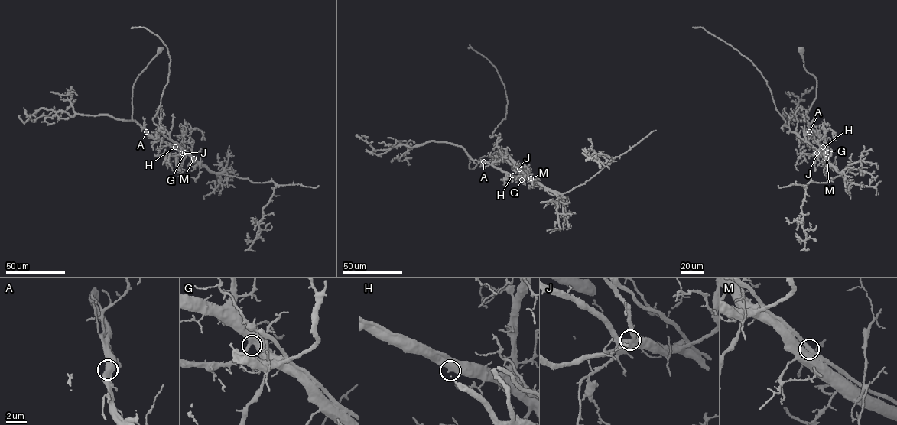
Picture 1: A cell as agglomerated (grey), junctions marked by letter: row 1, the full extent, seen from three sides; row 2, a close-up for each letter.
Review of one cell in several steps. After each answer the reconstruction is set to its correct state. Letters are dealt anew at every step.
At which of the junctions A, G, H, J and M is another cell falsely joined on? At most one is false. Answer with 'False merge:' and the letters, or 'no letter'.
False merge: M

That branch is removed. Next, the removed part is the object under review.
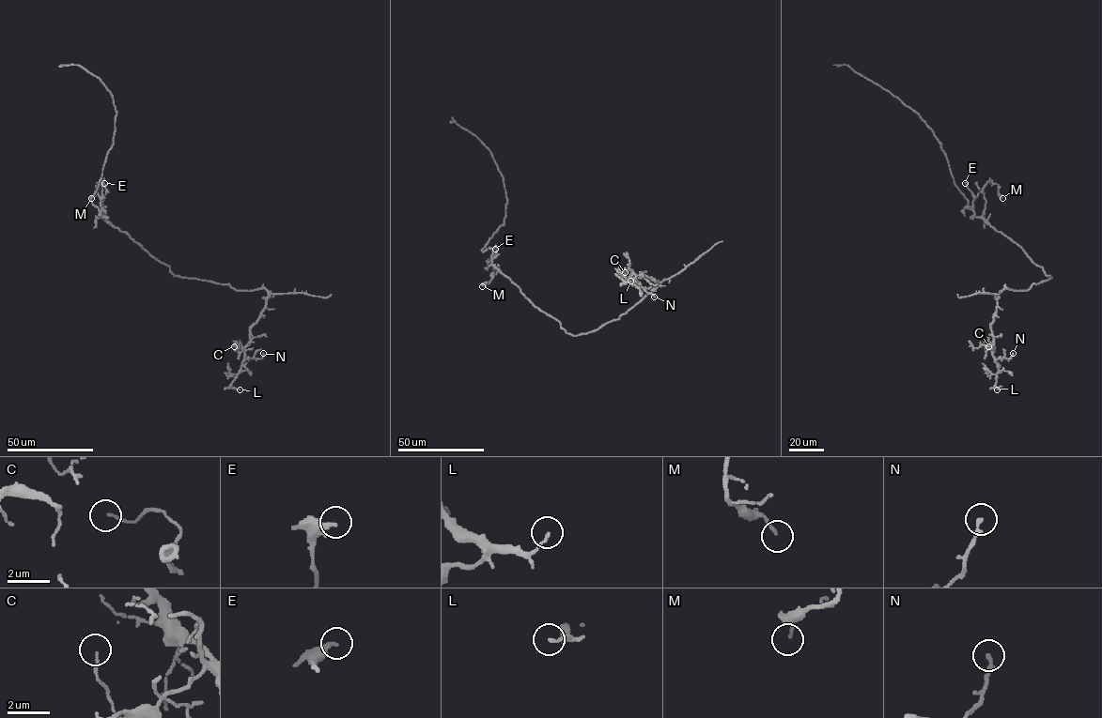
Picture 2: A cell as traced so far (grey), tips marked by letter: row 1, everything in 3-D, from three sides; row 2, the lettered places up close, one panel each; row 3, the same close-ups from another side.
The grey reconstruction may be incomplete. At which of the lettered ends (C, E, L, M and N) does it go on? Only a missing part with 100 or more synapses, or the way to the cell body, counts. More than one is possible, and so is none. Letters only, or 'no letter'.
no letter

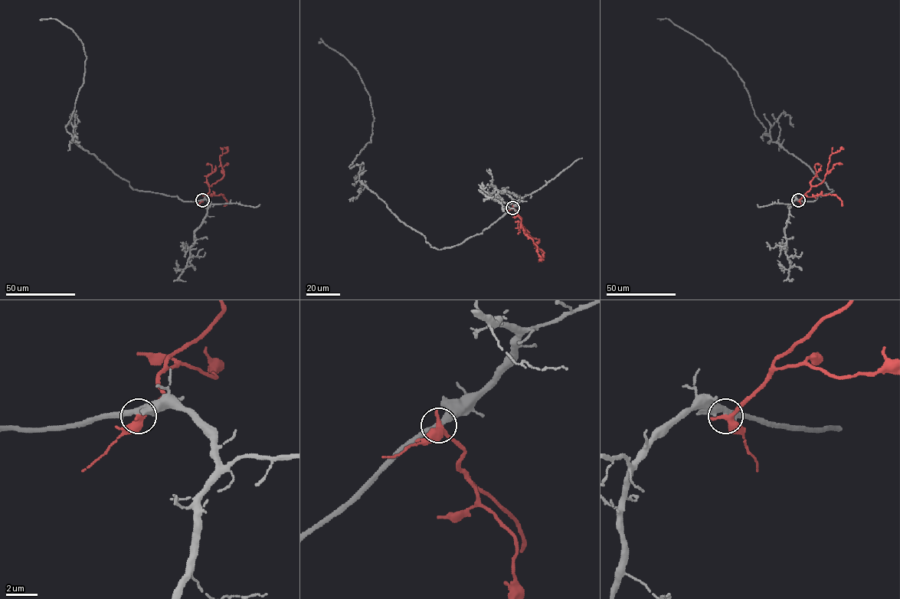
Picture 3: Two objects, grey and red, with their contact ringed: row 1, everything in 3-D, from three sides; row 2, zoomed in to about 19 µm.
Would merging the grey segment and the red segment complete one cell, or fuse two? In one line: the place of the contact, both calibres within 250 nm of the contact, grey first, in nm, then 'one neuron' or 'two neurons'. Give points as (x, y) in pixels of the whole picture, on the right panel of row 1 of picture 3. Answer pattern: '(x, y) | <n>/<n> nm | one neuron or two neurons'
(798, 200) | 360/400 nm | two neurons

